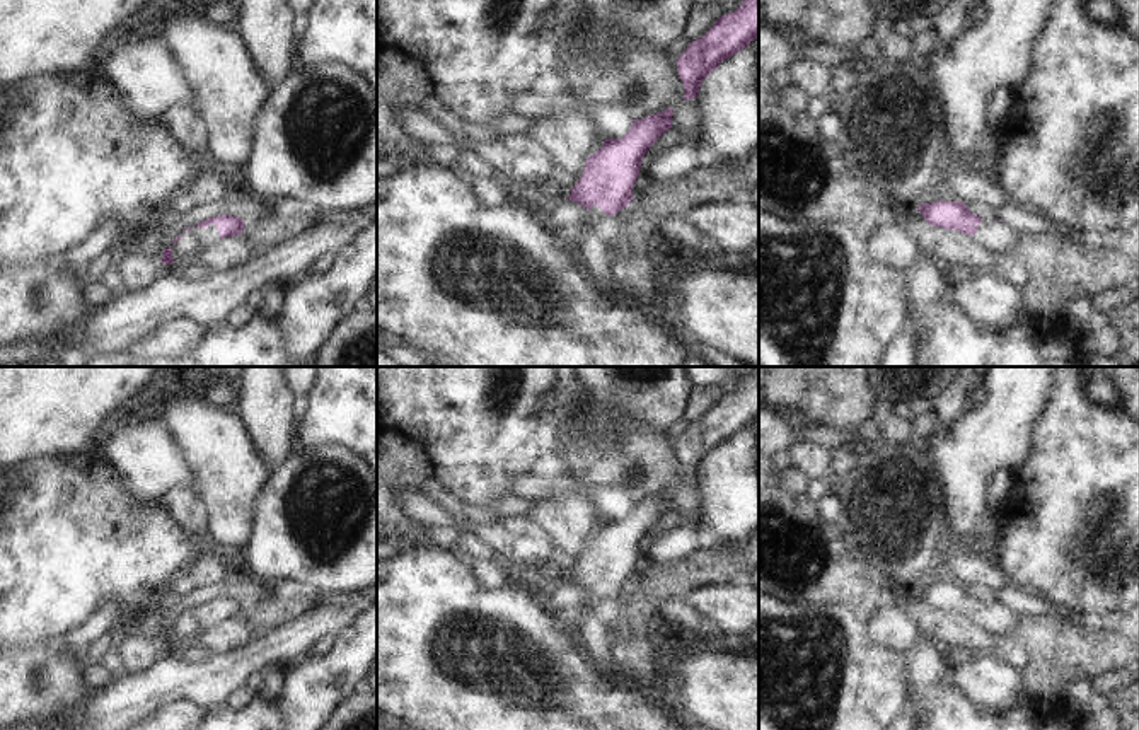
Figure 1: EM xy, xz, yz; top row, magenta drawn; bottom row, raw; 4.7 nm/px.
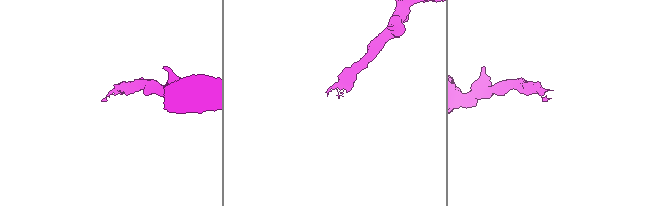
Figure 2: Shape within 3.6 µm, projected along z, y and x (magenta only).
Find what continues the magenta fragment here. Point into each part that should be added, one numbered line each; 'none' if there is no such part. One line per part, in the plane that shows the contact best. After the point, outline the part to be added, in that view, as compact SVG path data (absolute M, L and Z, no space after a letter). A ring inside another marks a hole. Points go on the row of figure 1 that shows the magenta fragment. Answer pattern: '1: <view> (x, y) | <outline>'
1: xy (195, 241) | M215 223L206 229L193 227L186 230L177 242L171 244L174 263L179 264L189 254L203 254L203 251L218 242L220 234Z

